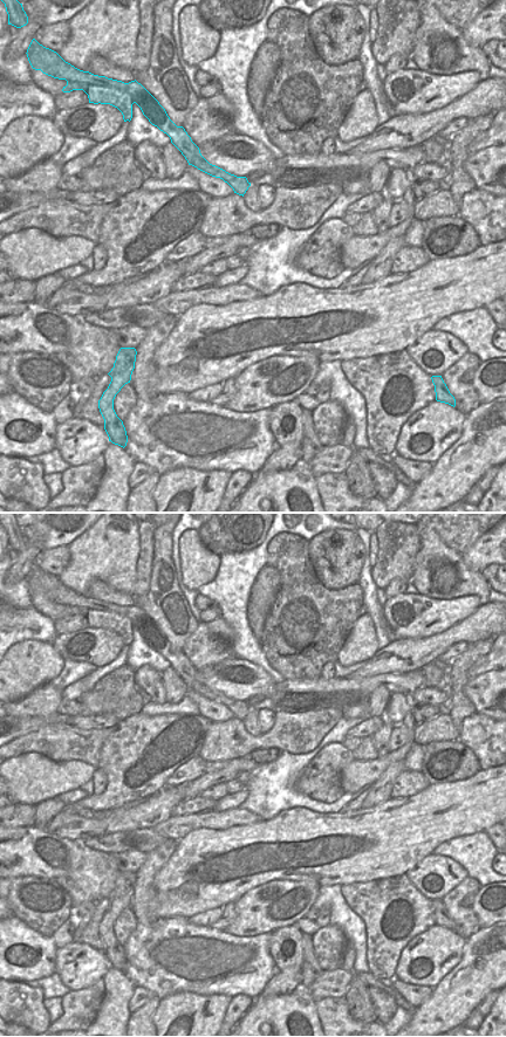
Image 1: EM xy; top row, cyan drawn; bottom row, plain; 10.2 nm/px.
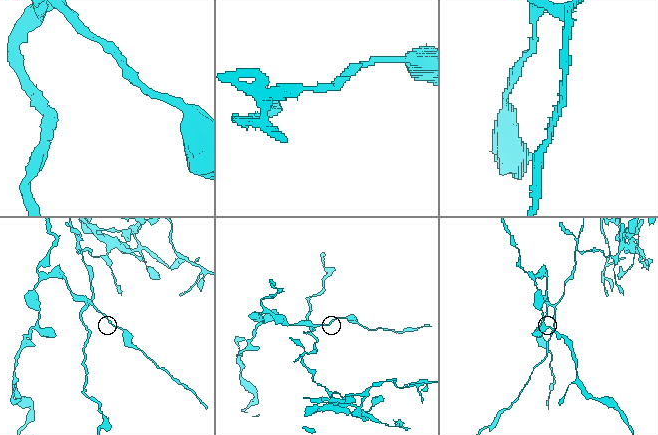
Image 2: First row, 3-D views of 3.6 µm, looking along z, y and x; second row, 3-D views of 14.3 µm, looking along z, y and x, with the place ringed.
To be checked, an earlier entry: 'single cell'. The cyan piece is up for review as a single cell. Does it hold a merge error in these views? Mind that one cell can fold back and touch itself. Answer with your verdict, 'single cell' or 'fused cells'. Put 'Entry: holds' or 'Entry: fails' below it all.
fused cells
Entry: fails

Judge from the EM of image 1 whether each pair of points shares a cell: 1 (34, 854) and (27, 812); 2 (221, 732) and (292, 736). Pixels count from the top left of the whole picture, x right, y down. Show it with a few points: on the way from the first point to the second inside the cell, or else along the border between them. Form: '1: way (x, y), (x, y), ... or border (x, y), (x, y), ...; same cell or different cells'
1: border (33, 824), (12, 829); different cells
2: way (239, 741), (266, 741), (274, 739); same cell

